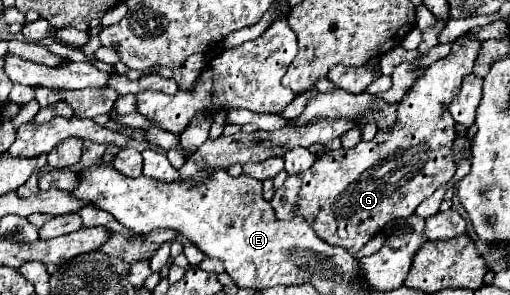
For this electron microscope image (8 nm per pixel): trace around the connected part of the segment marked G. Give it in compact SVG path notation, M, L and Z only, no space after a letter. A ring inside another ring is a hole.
M467 34L459 36L451 42L451 56L437 60L431 64L425 74L415 82L413 92L399 104L397 108L397 124L391 132L377 132L371 142L359 142L349 150L333 150L331 154L319 156L317 162L307 170L293 174L285 180L285 184L275 190L271 206L276 216L282 220L292 220L296 216L305 218L311 226L315 226L317 236L331 246L347 248L351 254L359 252L375 232L379 232L391 218L407 218L415 212L415 208L429 198L437 188L445 186L455 174L453 162L453 140L455 140L455 120L449 112L443 112L453 96L459 94L463 76L471 74L477 56L481 50L481 42L469 38Z

